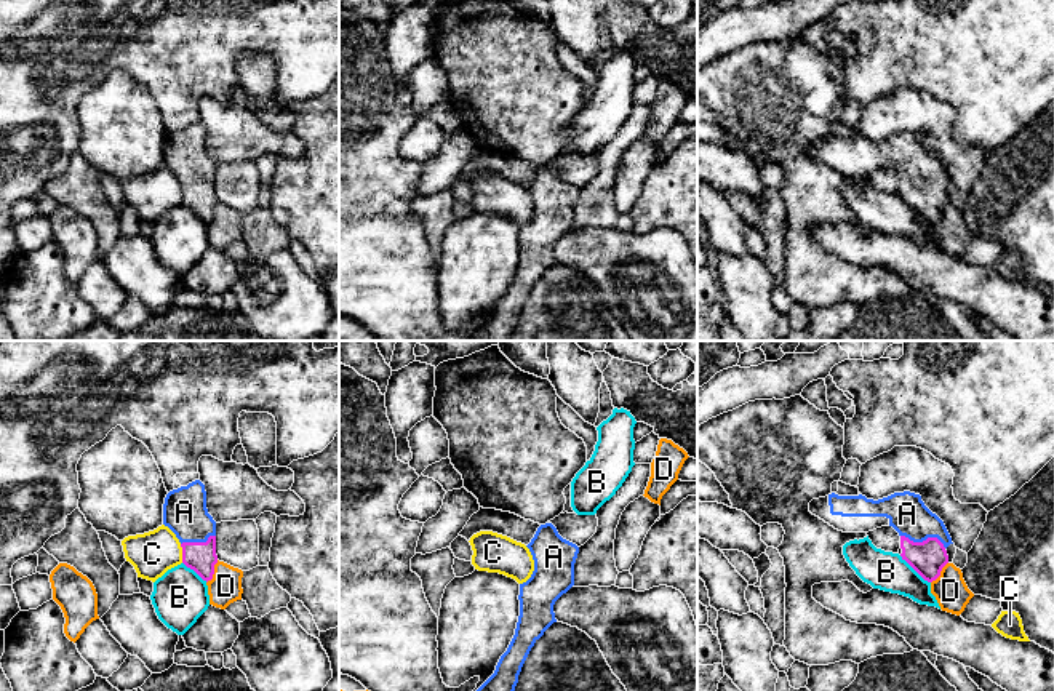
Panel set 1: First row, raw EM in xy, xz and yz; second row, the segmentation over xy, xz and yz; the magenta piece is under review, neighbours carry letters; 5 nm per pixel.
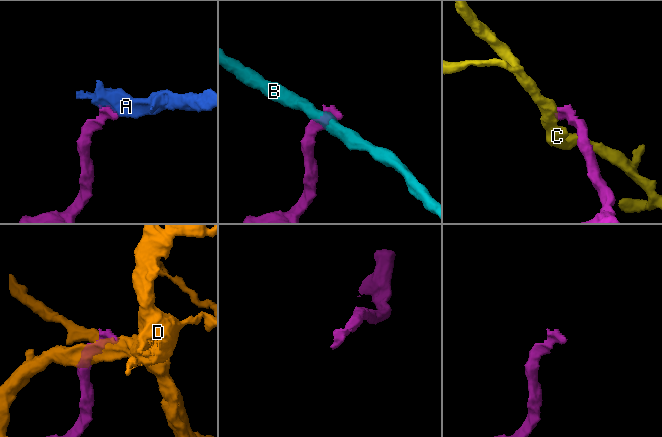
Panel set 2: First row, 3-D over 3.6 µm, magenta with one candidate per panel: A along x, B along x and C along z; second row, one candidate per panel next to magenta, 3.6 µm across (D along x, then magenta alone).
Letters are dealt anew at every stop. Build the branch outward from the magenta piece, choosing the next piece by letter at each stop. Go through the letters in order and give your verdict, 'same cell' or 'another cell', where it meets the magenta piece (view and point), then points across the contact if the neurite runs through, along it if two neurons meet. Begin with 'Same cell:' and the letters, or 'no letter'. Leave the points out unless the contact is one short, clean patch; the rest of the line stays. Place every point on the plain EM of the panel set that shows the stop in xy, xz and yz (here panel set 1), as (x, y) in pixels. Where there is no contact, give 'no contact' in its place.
Same cell: A
A: same cell; meets magenta in yz at (923, 183); runs through yz (928, 200), (923, 183), (922, 173), (907, 155)
B: another cell; meets magenta in yz at (915, 211); border along yz (899, 197), (930, 224)
C: another cell; meets magenta in xy at (183, 195); border along xy (179, 186), (183, 203)
D: another cell; meets magenta in xy at (213, 213)

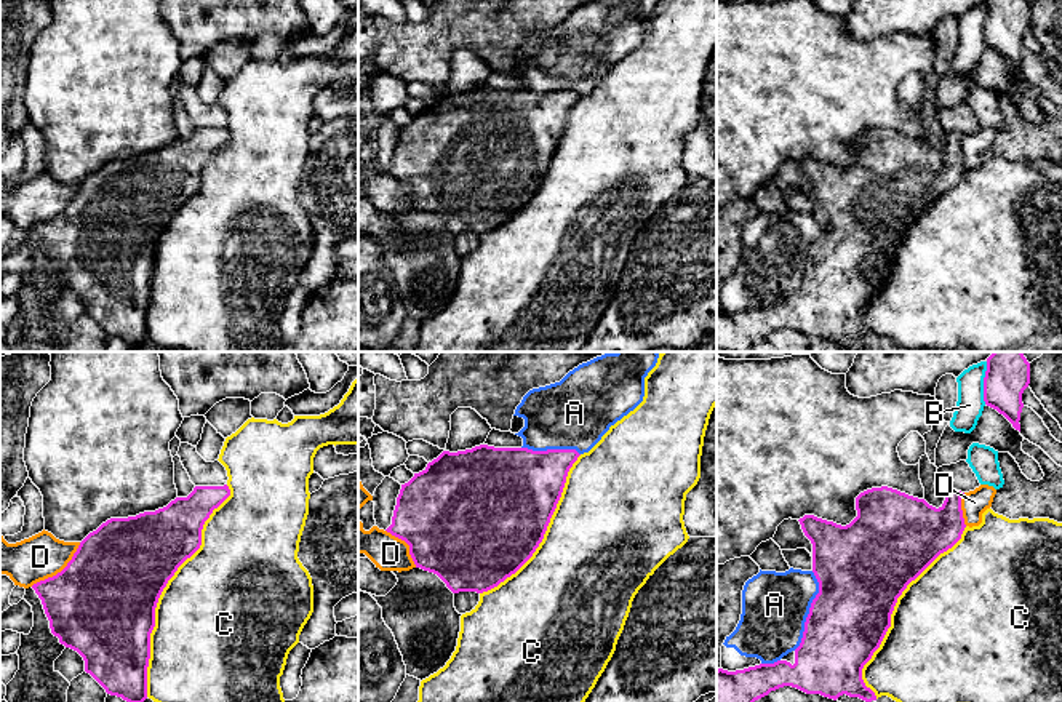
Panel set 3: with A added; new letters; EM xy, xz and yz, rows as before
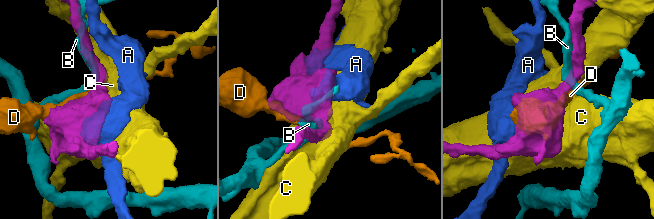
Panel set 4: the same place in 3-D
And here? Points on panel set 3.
Same cell: no letter
A: another cell; meets magenta in yz at (810, 253)
B: another cell; meets magenta in yz at (984, 24)
C: another cell; meets magenta in xy at (162, 232)
D: another cell; meets magenta in xy at (61, 213)

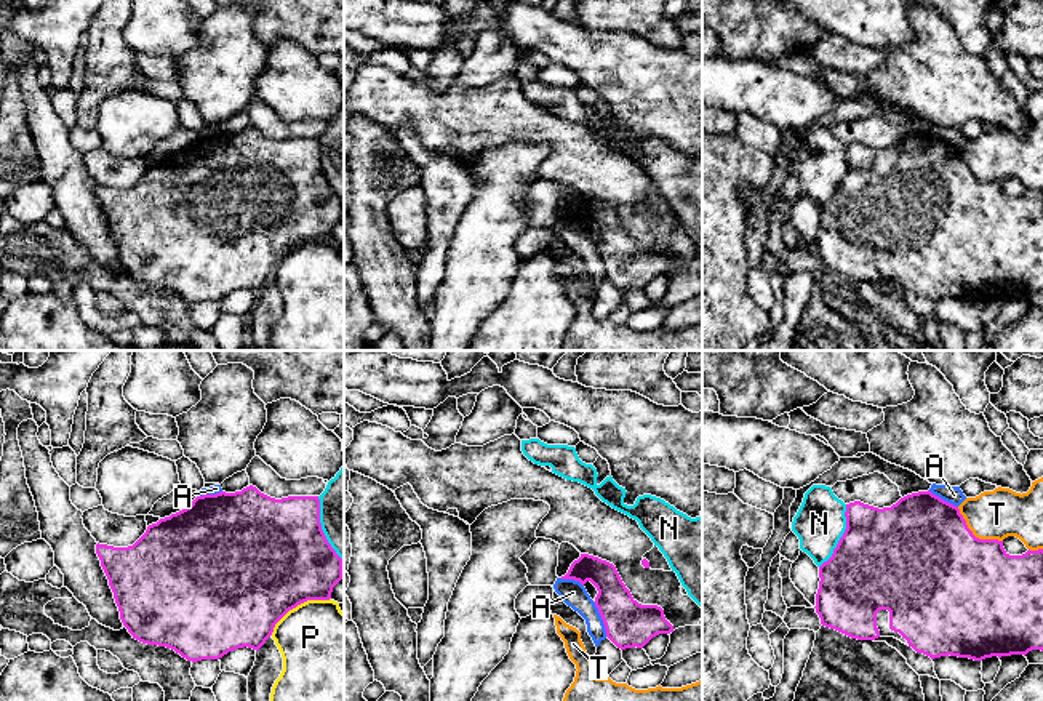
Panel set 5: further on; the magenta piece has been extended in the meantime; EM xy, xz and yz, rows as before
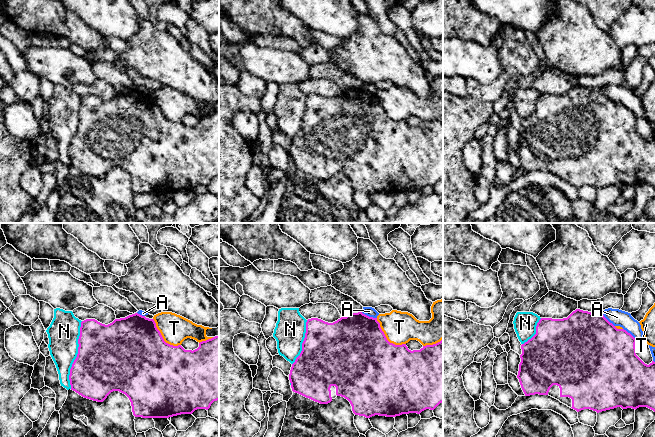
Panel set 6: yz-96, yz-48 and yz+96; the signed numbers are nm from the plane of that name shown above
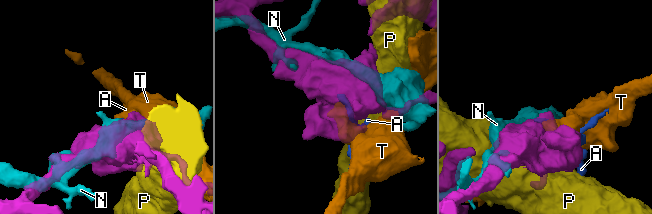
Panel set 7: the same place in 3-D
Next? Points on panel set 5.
Same cell: no letter
A: another cell; meets magenta in xz at (602, 260); border along xz (594, 244), (607, 277)
N: another cell; meets magenta in yz at (842, 178)
P: another cell; meets magenta in xy at (298, 245)
T: another cell; meets magenta in yz at (973, 176)

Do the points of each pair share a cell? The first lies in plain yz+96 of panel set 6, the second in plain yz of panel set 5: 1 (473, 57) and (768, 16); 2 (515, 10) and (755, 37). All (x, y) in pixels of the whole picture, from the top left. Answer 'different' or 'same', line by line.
1: different
2: different

